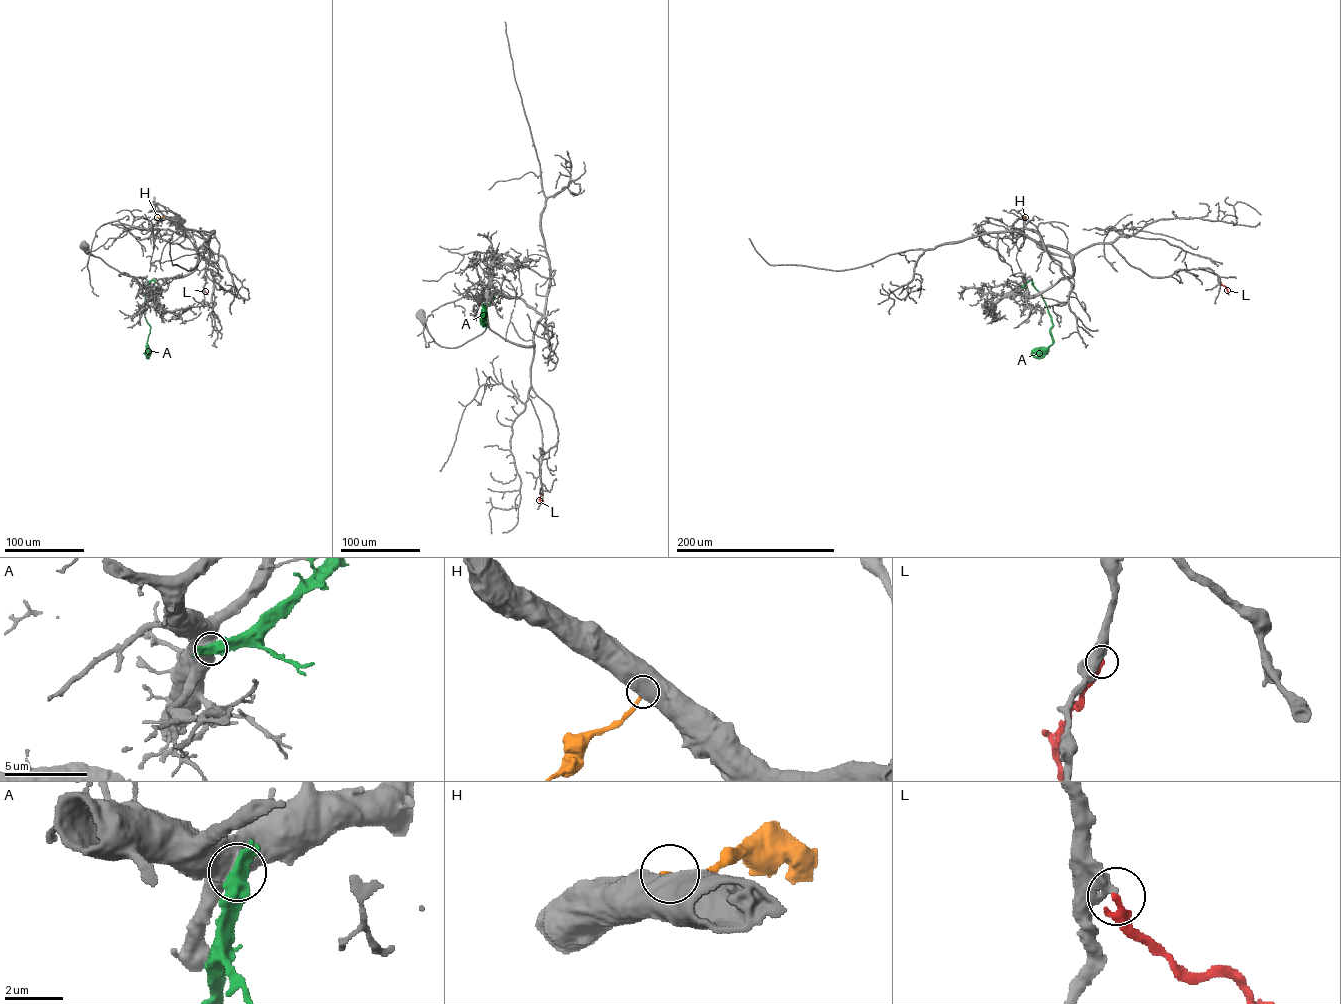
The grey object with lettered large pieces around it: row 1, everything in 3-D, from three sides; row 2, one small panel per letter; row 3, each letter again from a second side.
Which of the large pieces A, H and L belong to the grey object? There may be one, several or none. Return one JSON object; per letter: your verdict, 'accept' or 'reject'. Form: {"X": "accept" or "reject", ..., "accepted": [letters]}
{"A": "reject", "H": "reject", "L": "reject", "accepted": []}

